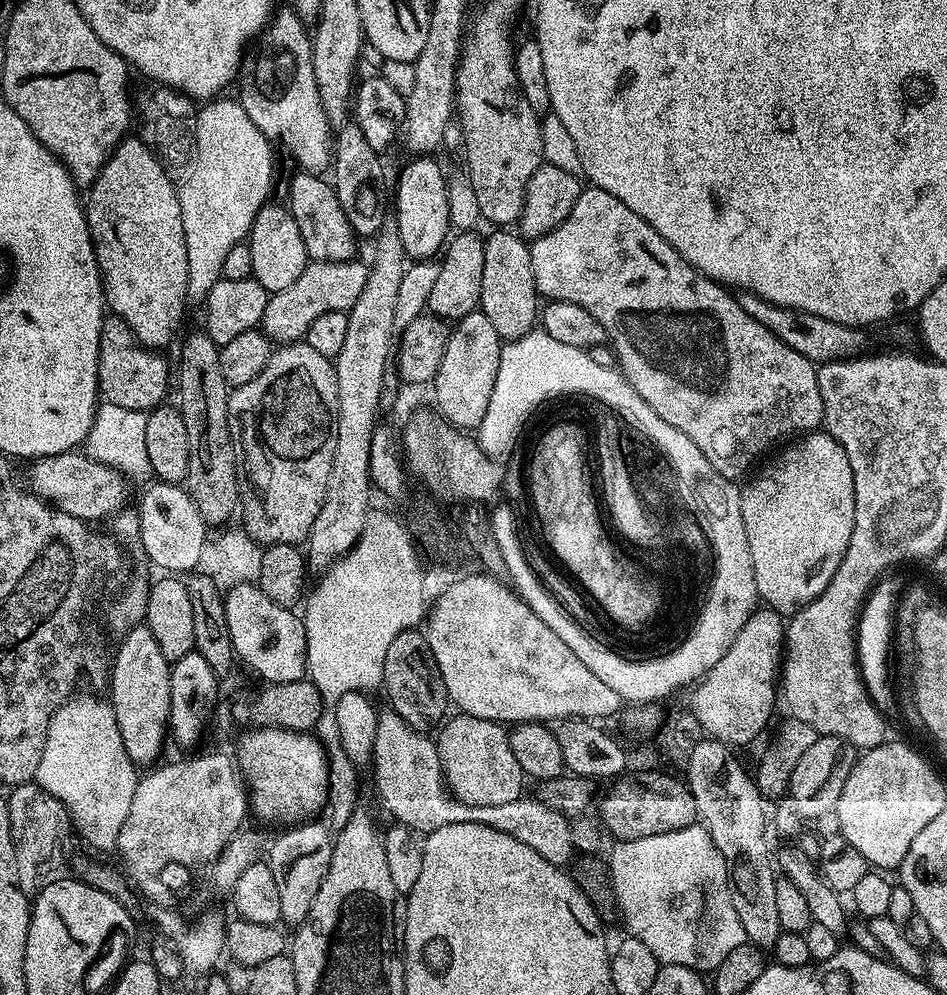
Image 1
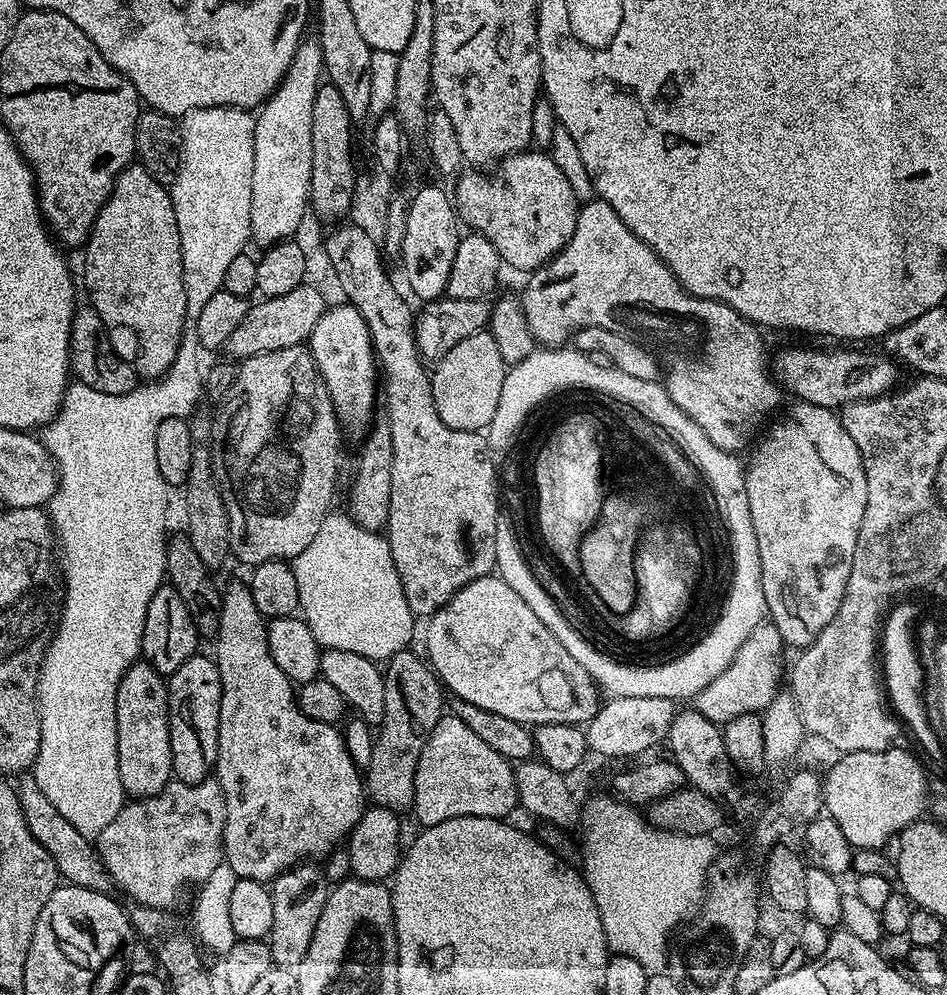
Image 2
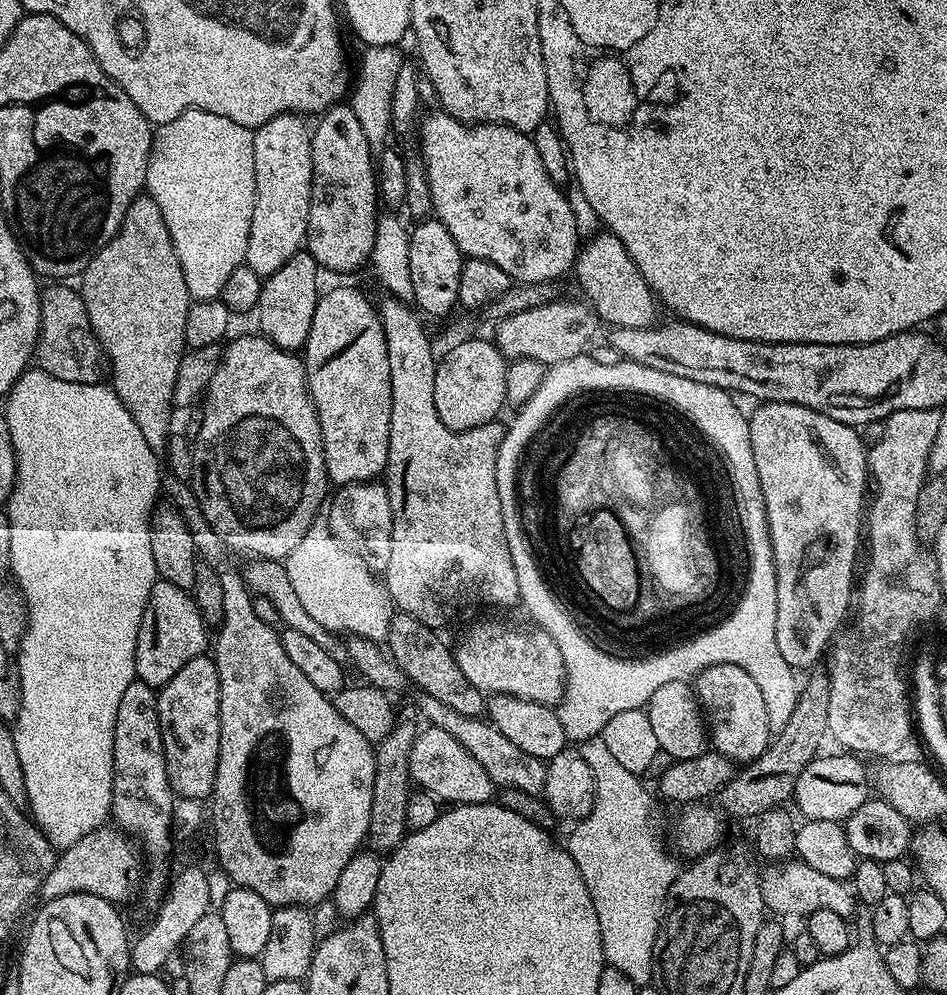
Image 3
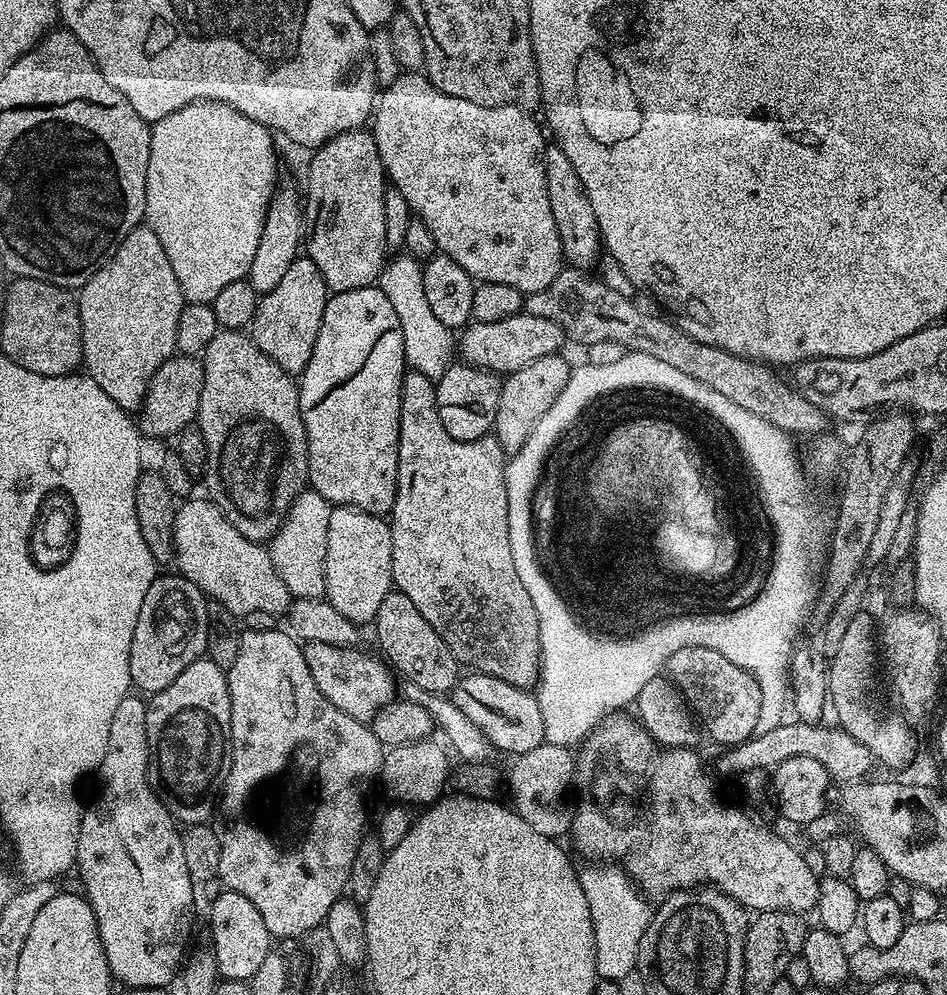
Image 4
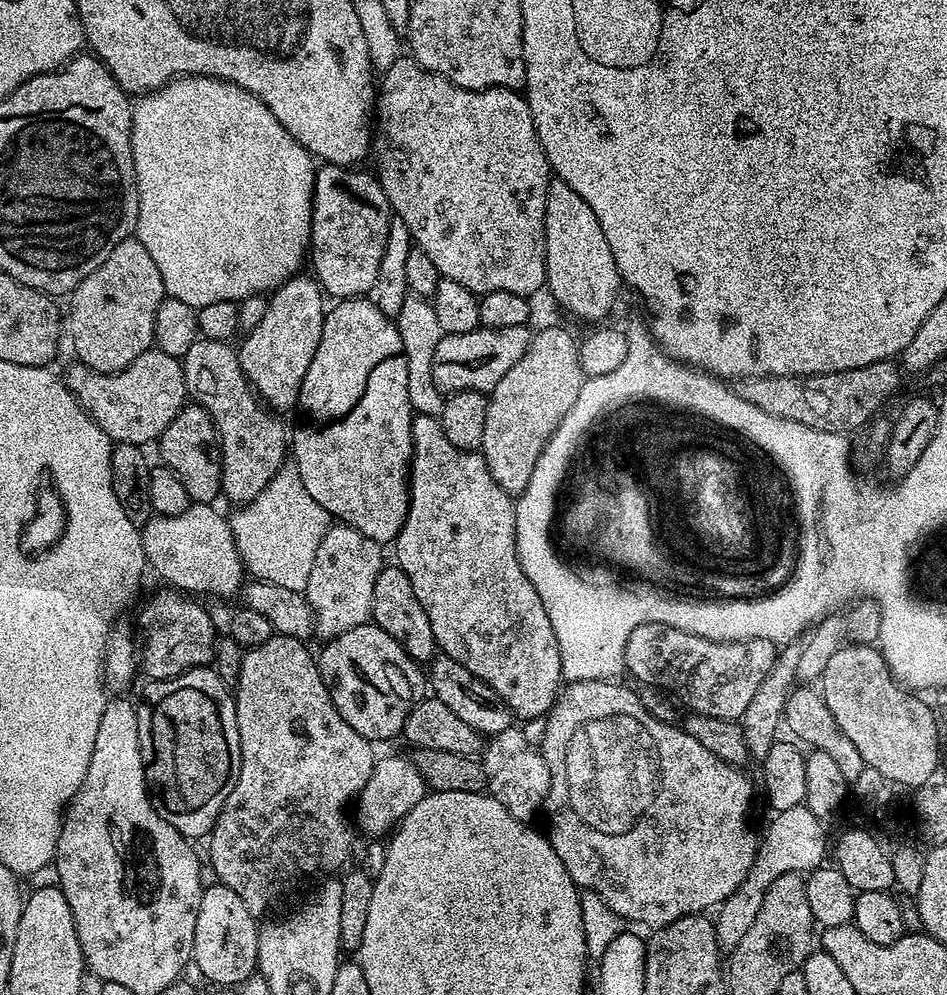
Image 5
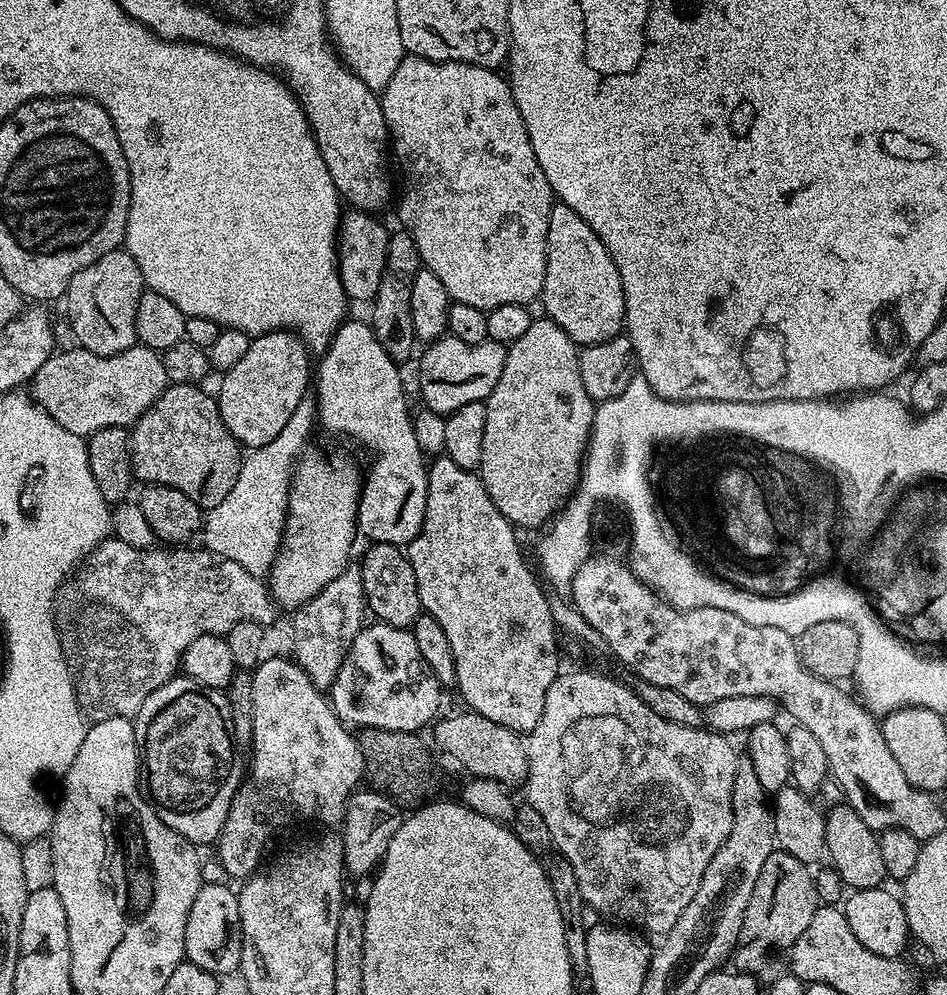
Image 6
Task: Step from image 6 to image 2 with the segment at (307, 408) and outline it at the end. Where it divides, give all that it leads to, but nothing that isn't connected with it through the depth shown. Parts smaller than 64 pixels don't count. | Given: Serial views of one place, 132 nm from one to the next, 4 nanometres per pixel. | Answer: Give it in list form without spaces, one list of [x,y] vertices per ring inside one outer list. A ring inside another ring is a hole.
[[[329,511],[318,534],[291,561],[298,582],[299,611],[321,649],[350,651],[387,662],[409,647],[414,614],[406,602],[387,535],[363,528],[347,511]]]

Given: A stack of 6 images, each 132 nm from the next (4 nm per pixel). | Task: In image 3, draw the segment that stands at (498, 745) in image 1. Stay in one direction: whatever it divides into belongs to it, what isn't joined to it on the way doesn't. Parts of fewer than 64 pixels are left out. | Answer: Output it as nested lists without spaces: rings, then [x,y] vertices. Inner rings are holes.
[[[425,727],[417,735],[414,746],[410,750],[410,770],[408,775],[417,789],[428,792],[440,802],[455,806],[458,804],[486,804],[493,799],[494,785],[490,774],[478,766],[474,756],[458,742],[458,738],[446,734],[446,730]]]

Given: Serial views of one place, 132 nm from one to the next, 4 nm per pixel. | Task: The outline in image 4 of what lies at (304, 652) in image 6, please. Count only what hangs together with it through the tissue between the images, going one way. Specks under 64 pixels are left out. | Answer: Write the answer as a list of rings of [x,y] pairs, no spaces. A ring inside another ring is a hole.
[[[344,505],[333,507],[327,530],[326,562],[324,563],[325,599],[334,606],[343,617],[348,617],[358,626],[371,623],[378,612],[382,599],[393,589],[393,538],[391,525],[383,518],[347,508]]]

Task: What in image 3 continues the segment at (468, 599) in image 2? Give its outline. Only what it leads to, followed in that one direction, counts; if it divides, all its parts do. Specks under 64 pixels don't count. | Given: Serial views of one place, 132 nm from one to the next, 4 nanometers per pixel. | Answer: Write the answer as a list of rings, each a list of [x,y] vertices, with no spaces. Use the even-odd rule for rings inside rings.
[[[486,620],[470,627],[454,644],[456,664],[469,682],[480,692],[489,695],[520,697],[523,700],[536,701],[549,706],[557,705],[564,696],[565,663],[558,644],[544,628],[536,624],[516,624],[504,620]]]

